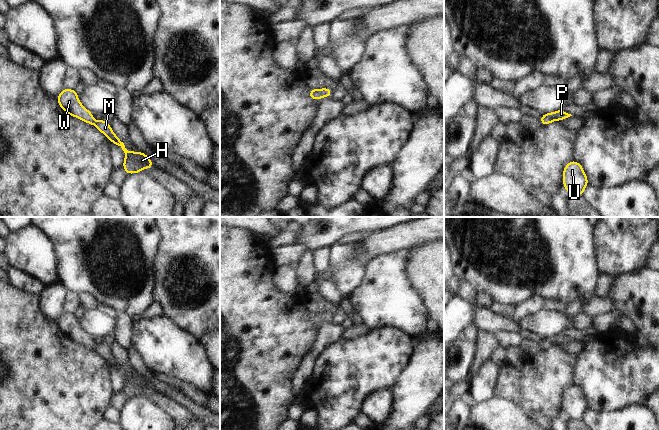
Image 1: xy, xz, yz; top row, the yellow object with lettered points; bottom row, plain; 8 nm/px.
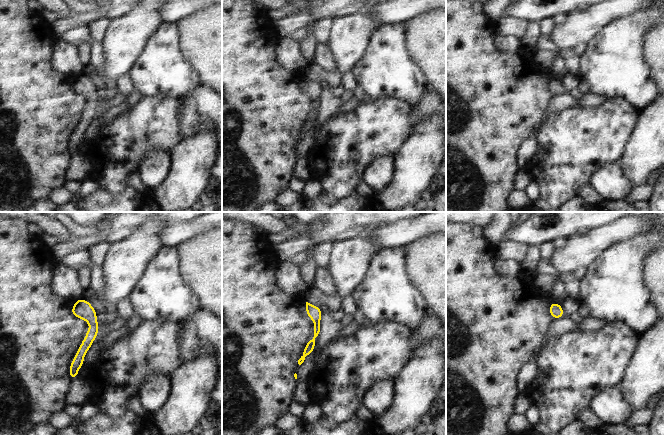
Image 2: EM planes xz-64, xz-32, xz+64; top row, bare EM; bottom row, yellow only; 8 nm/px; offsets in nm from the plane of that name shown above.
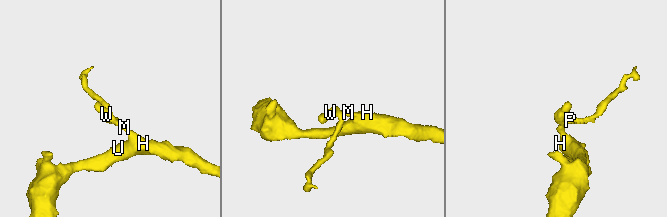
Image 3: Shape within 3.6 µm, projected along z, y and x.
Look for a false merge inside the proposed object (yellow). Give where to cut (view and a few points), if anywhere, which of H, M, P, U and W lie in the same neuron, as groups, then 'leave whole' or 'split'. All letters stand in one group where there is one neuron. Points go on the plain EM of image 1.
no cut; H M P U W; leave whole

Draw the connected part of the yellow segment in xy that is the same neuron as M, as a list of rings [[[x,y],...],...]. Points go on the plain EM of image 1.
[[[64,312],[57,321],[61,333],[65,334],[72,341],[79,341],[80,345],[95,349],[96,353],[103,357],[111,366],[122,372],[125,377],[125,384],[122,391],[127,399],[140,397],[143,393],[154,392],[152,384],[140,375],[131,376],[125,372],[124,367],[116,360],[106,344],[96,345],[93,338],[87,334],[79,325],[77,315]]]

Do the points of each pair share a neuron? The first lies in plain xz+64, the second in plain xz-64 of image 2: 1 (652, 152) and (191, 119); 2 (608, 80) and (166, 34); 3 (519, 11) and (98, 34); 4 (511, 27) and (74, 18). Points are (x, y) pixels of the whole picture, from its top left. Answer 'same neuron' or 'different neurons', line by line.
1: different neurons
2: same neuron
3: different neurons
4: same neuron

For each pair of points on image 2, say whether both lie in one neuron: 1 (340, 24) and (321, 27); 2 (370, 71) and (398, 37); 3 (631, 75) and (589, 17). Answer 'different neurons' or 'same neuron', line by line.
1: different neurons
2: same neuron
3: different neurons

